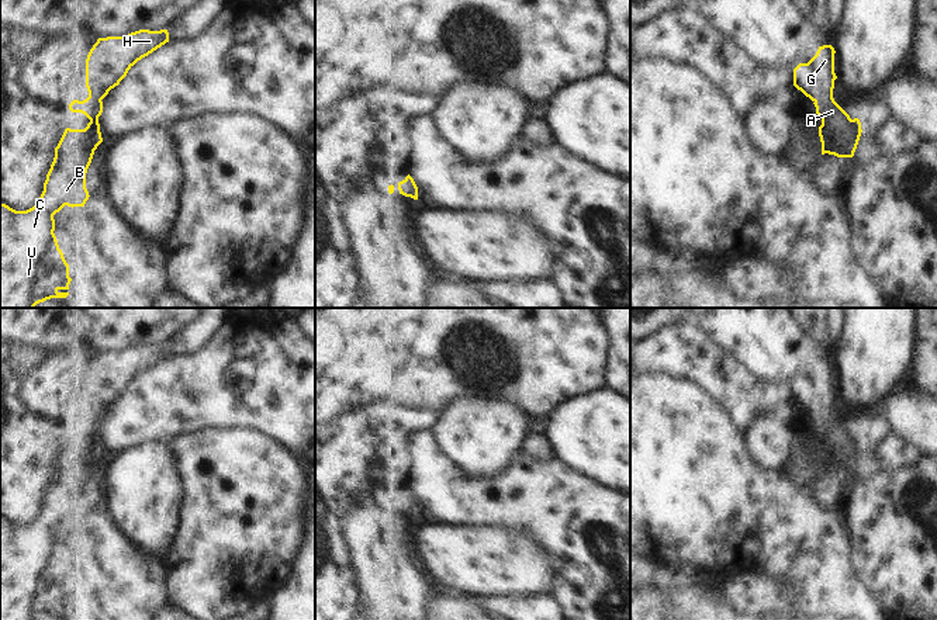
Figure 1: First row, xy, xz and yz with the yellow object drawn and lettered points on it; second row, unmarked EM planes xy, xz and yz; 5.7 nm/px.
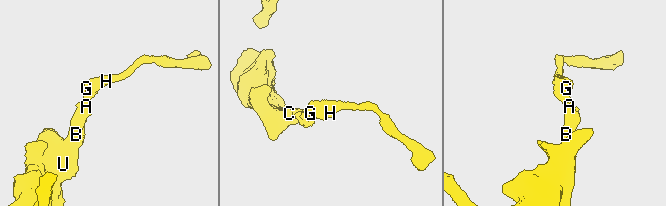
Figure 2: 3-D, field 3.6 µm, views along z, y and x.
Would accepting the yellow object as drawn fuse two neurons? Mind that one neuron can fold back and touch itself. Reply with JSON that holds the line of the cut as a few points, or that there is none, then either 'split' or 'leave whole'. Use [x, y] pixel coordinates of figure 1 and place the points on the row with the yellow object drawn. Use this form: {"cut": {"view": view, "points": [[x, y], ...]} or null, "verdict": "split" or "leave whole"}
{"cut": null, "verdict": "leave whole"}

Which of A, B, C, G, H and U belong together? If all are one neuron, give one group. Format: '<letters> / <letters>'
A B C G H U

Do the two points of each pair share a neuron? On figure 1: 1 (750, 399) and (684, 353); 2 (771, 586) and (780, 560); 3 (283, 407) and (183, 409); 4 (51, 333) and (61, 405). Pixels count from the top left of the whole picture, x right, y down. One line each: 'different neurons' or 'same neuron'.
1: same neuron
2: different neurons
3: same neuron
4: different neurons

